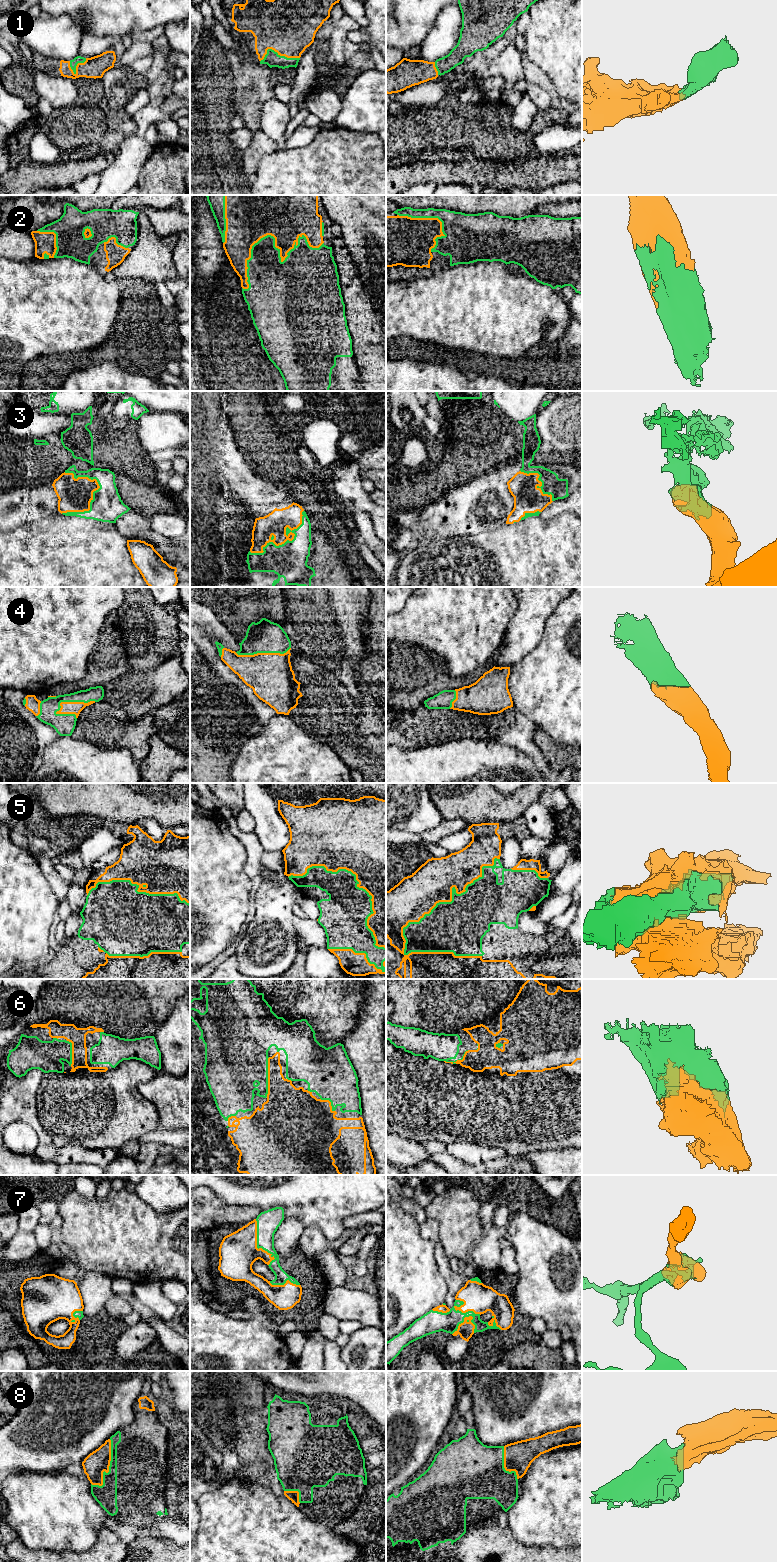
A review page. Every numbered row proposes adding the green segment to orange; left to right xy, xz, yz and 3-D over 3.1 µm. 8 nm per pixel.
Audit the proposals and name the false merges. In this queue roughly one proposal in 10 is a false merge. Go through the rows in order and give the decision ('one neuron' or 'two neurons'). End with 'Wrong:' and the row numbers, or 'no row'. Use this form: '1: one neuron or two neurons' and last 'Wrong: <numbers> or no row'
1: one neuron
2: one neuron
3: one neuron
4: one neuron
5: one neuron
6: one neuron
7: one neuron
8: one neuron
Wrong: no row

